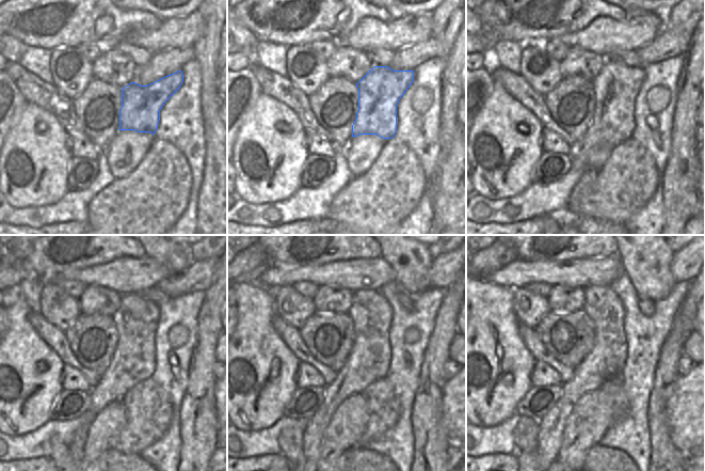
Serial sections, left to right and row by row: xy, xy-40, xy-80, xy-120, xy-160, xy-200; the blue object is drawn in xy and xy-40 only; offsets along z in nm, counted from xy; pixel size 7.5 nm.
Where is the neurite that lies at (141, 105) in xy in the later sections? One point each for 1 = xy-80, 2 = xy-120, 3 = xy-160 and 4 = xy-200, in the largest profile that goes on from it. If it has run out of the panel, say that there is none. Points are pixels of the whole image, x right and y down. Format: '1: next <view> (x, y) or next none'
1: next xy-80 (617, 85)
2: next xy-120 (133, 361)
3: next xy-160 (371, 314)
4: next xy-200 (607, 359)

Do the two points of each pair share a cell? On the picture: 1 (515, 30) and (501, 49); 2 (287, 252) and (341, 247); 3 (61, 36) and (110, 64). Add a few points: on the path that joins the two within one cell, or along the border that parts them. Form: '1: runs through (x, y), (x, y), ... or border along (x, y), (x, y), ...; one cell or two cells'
1: border along (502, 38), (518, 42), (522, 45); two cells
2: runs through (301, 263), (327, 255); one cell
3: border along (105, 46), (110, 47); two cells

